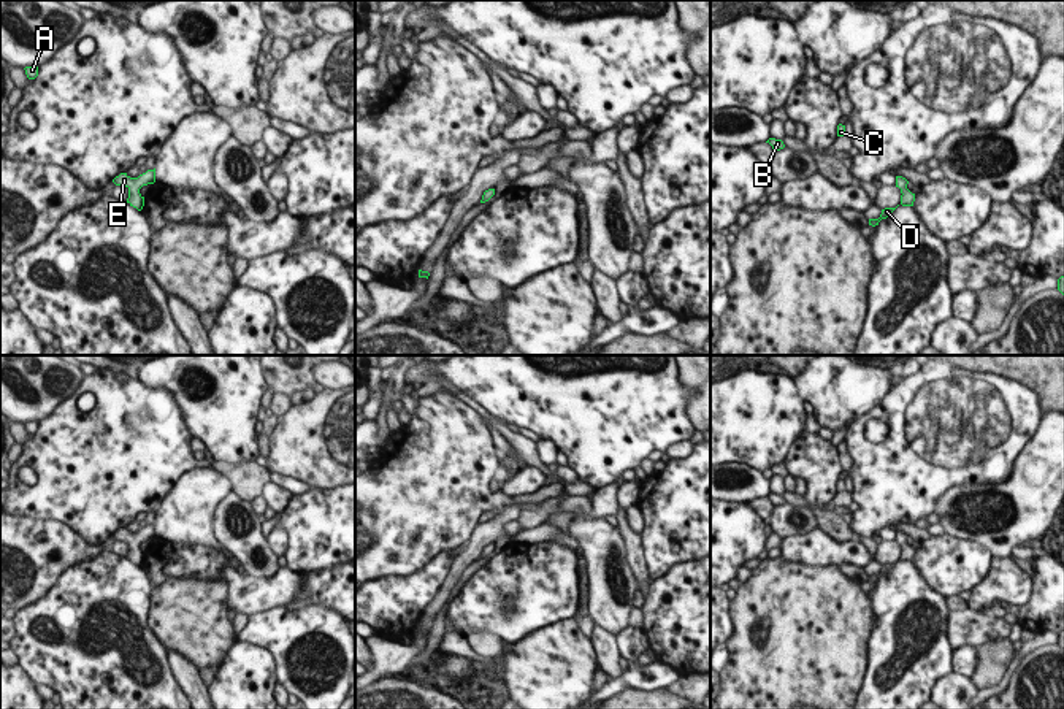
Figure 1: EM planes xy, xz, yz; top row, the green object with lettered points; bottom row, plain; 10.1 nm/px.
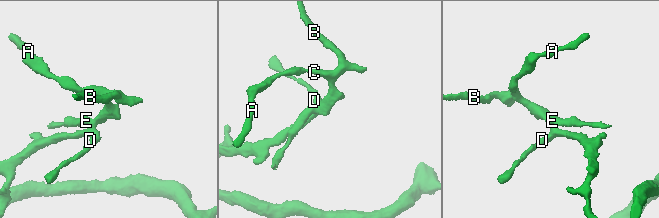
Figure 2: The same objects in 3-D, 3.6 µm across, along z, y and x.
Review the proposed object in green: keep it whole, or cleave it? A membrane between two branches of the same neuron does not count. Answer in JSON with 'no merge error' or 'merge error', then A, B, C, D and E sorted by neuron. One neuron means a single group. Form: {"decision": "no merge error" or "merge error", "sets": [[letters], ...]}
{"decision": "no merge error", "sets": [["A", "B", "C", "D", "E"]]}

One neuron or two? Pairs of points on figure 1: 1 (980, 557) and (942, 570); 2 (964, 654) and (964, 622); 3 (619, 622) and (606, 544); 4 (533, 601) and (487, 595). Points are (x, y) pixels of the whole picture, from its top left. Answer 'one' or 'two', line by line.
1: one
2: two
3: one
4: one

